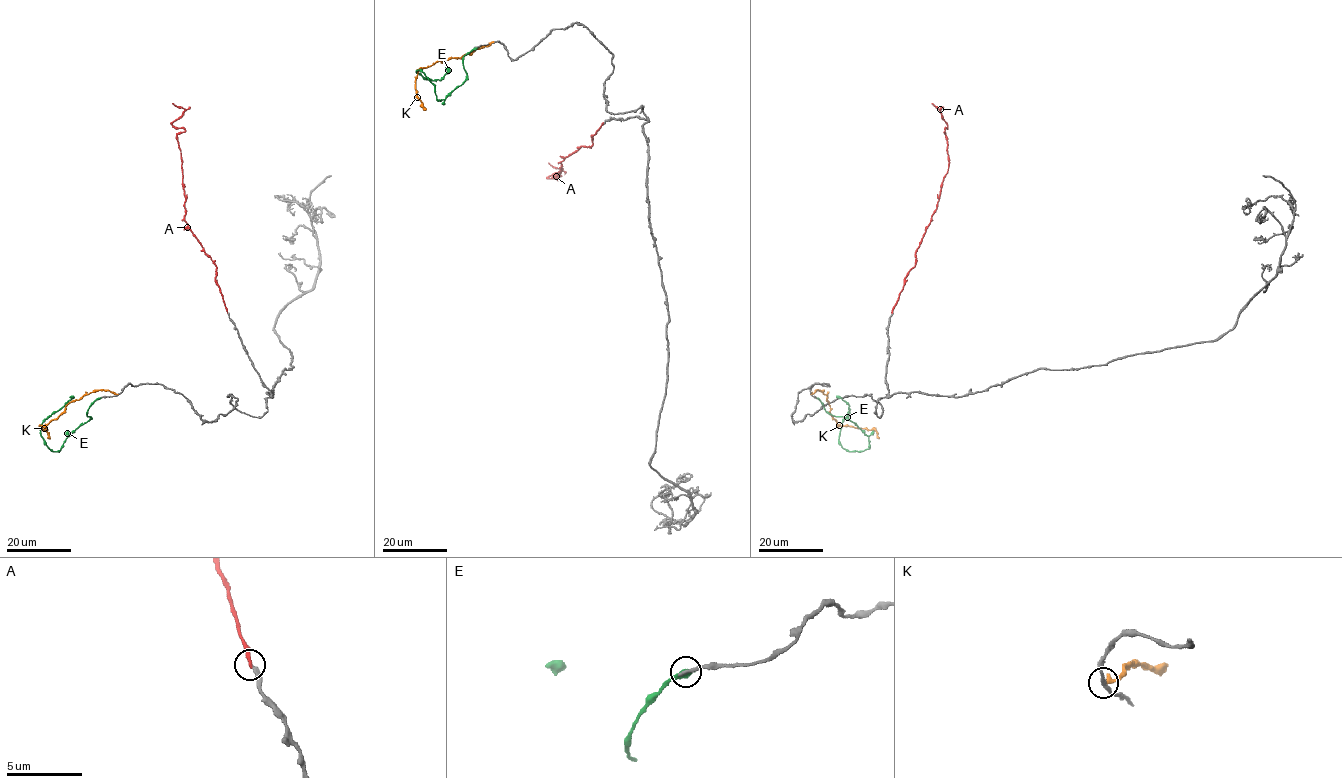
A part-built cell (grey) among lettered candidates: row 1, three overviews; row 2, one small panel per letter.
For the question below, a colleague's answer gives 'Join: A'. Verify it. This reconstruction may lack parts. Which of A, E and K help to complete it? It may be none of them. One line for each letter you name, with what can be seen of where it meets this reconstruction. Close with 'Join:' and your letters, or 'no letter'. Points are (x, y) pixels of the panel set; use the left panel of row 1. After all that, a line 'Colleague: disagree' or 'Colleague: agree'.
Join: no letter
Colleague: disagree

